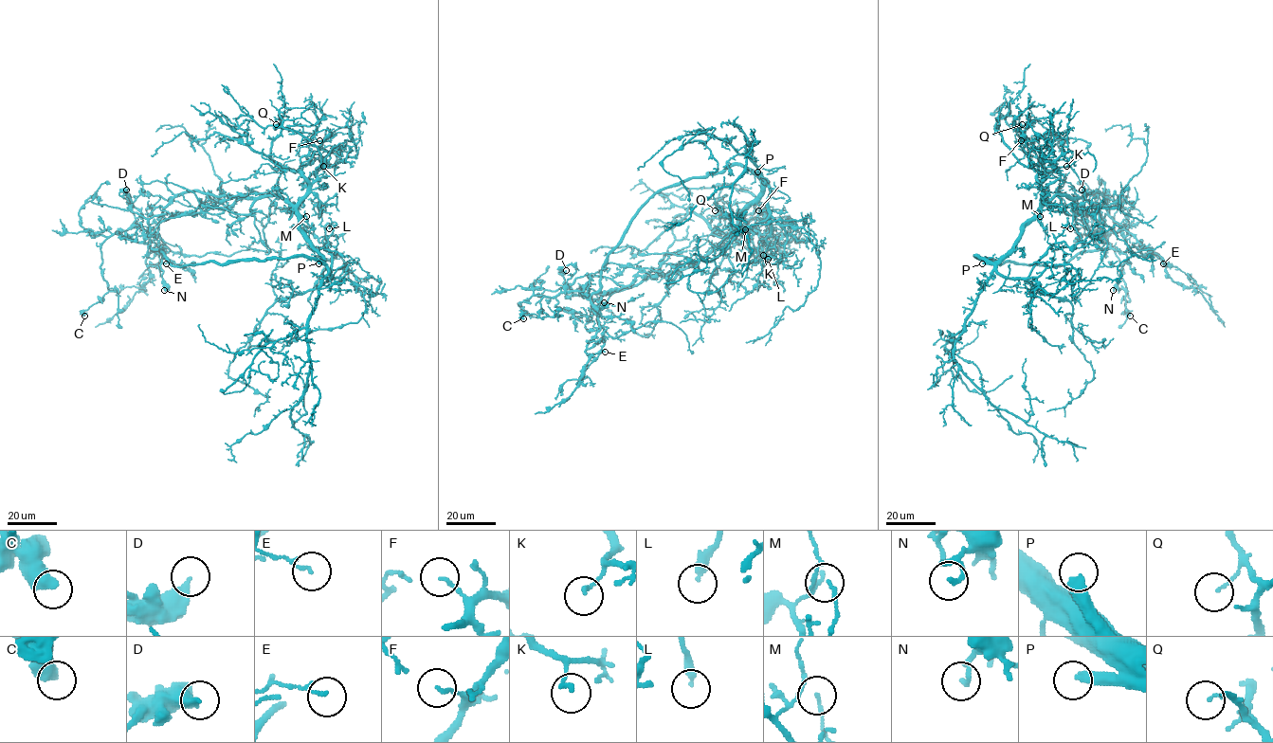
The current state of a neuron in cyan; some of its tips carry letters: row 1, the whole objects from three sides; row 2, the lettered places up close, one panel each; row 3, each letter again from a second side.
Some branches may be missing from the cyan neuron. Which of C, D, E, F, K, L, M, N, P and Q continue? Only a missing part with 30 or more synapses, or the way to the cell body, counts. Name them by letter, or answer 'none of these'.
D, P

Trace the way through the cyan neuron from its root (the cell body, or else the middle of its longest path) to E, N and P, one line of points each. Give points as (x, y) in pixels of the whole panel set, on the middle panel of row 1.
E: (735, 226), (693, 264), (649, 275), (636, 285), (605, 294), (597, 318), (605, 342), (599, 350), (605, 352)
N: (735, 226), (693, 264), (649, 275), (636, 285), (605, 294), (599, 303), (598, 318), (604, 302)
P: (735, 226), (738, 213), (761, 190), (757, 172)

